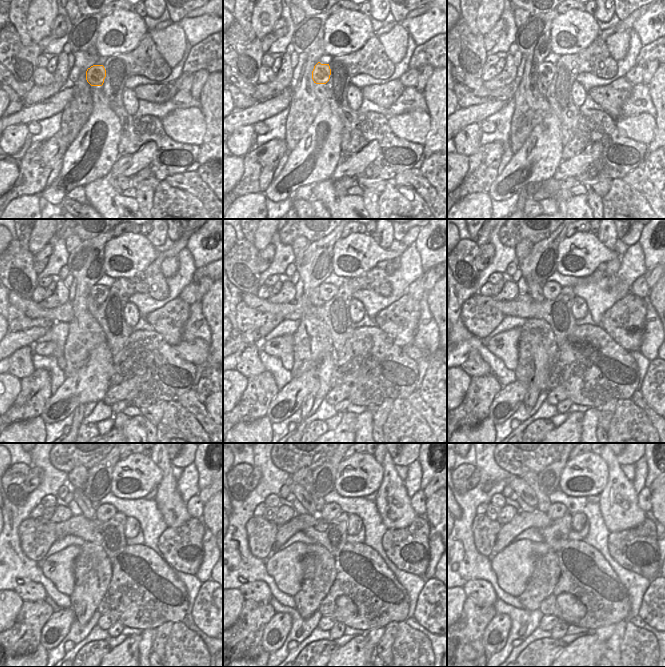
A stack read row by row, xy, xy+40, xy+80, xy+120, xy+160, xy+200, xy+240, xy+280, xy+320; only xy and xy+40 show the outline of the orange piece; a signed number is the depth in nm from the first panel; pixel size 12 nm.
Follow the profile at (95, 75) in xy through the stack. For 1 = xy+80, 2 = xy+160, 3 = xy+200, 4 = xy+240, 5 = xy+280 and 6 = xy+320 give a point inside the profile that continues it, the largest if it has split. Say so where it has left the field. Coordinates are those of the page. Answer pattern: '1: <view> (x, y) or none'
1: xy+80 (546, 70)
2: xy+160 (326, 291)
3: xy+200 (551, 289)
4: xy+240 (104, 512)
5: xy+280 (329, 511)
6: xy+320 (557, 510)

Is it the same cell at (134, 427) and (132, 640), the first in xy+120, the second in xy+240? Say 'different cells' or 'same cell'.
different cells

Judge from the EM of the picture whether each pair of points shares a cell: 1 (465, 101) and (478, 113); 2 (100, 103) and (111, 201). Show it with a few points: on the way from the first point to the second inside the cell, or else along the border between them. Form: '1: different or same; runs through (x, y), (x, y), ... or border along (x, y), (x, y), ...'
1: different; border along (493, 100), (478, 105), (458, 107)
2: different; border along (119, 157), (104, 176), (87, 183)

